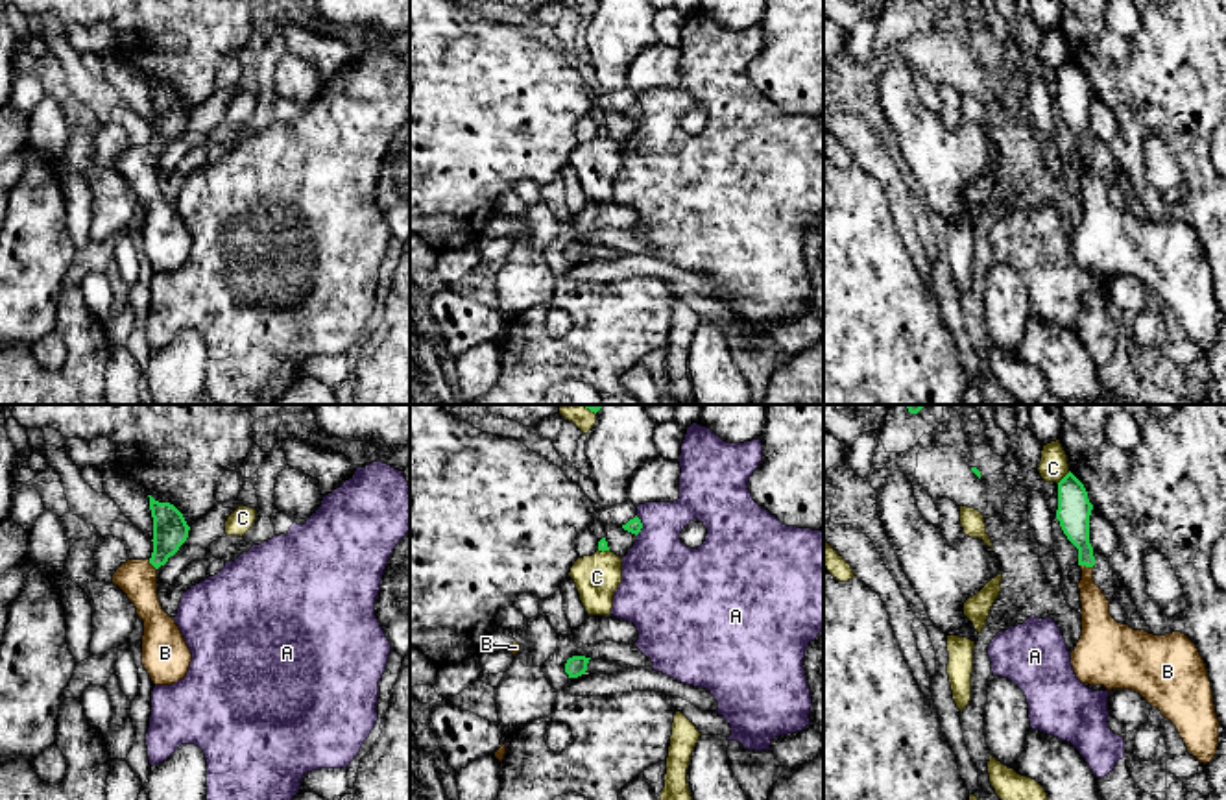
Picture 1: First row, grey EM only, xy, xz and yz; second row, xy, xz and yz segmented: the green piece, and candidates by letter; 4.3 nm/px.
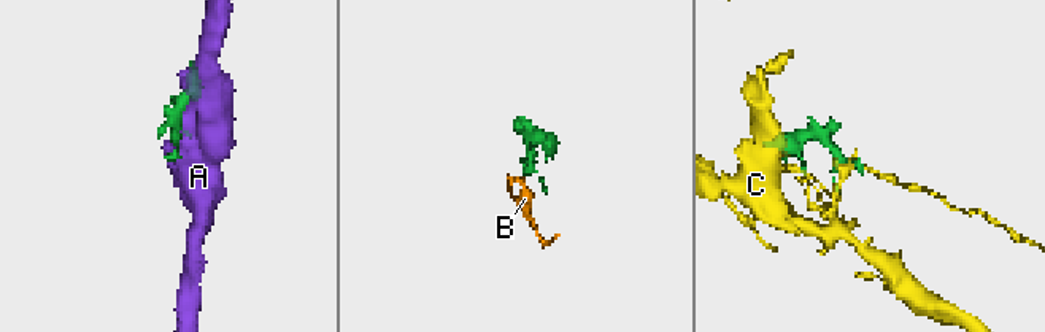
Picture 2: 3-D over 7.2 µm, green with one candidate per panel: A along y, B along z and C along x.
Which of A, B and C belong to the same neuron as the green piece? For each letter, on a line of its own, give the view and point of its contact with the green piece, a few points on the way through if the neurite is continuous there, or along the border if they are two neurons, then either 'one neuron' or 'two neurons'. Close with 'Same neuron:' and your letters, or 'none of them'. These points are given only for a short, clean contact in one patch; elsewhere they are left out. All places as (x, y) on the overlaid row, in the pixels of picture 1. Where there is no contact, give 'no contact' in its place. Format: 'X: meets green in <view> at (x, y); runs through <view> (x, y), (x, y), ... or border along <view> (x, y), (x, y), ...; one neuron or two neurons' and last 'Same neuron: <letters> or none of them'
A: meets green in xz at (641, 525); two neurons
B: meets green in yz at (1086, 566); runs through yz (1073, 512), (1086, 566), (1086, 586), (1097, 621); one neuron
C: meets green in yz at (1064, 477); two neurons
Same neuron: B

